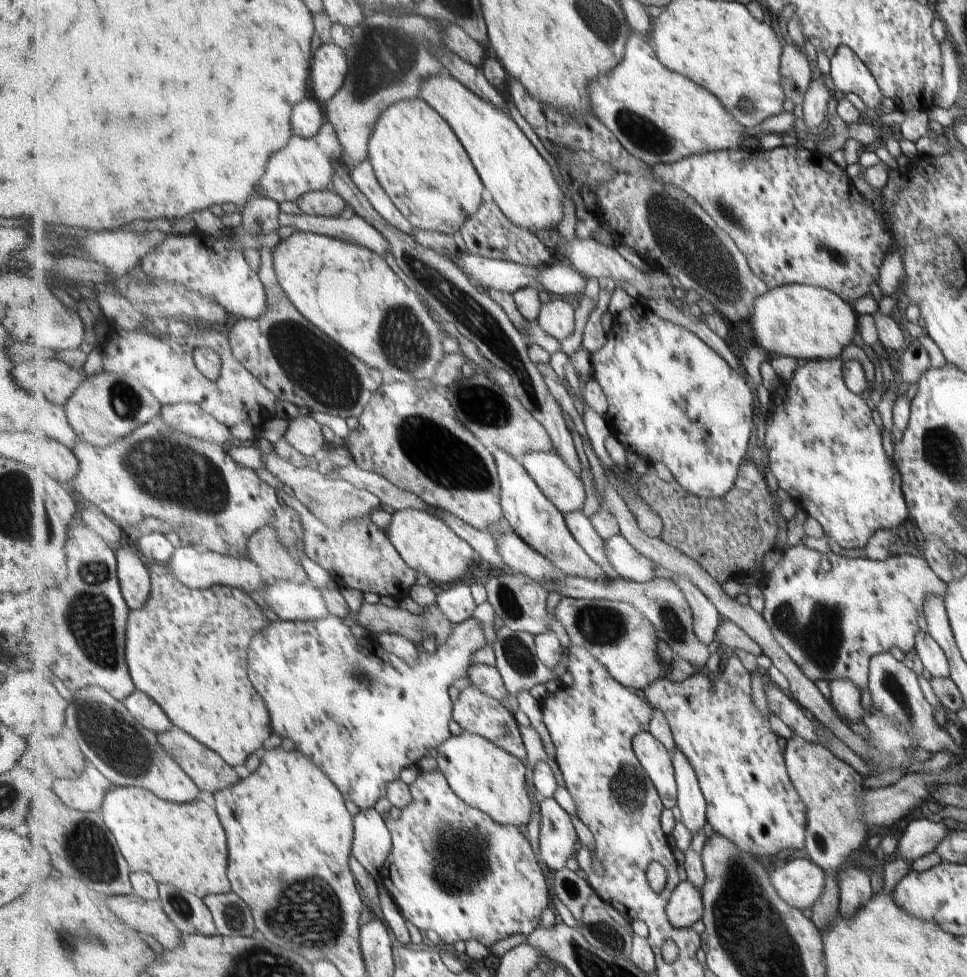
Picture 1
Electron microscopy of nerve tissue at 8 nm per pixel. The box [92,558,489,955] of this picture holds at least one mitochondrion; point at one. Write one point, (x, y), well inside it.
(308, 914)

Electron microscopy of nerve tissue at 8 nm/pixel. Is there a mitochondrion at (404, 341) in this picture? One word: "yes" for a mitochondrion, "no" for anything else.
yes

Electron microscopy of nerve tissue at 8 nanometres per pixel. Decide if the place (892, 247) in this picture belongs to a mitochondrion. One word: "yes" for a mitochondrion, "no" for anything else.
no

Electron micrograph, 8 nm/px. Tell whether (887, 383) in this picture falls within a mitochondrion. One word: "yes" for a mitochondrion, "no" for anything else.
no

